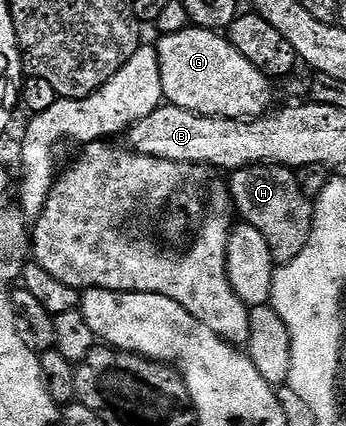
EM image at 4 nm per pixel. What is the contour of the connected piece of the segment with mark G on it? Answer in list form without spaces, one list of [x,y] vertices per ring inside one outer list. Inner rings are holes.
[[[193,25],[180,33],[162,35],[156,43],[158,60],[160,61],[160,85],[163,100],[169,106],[188,109],[204,117],[228,117],[229,119],[257,119],[271,110],[270,102],[274,99],[271,80],[267,79],[248,57],[244,57],[230,44],[225,34],[216,31],[206,31]]]

